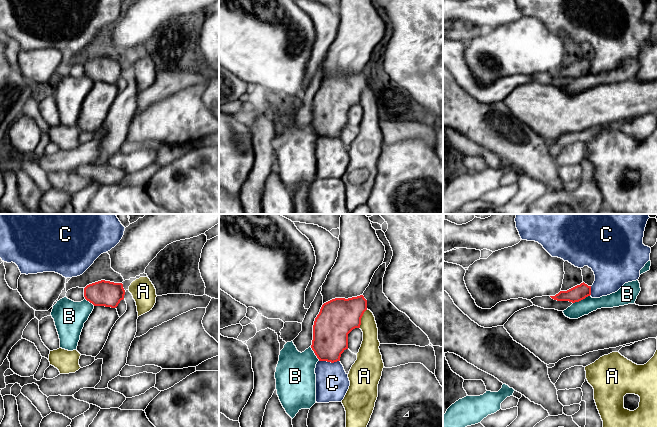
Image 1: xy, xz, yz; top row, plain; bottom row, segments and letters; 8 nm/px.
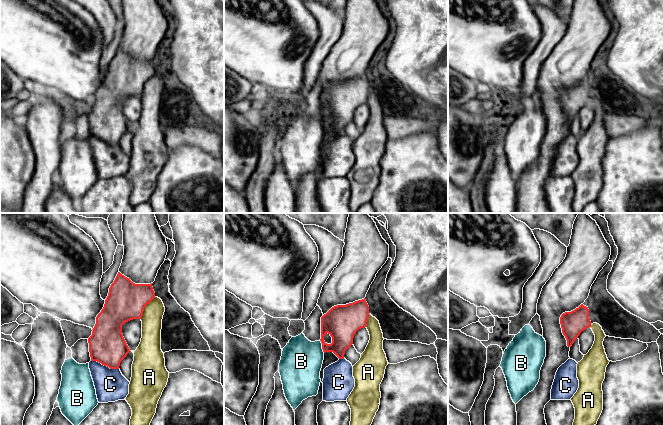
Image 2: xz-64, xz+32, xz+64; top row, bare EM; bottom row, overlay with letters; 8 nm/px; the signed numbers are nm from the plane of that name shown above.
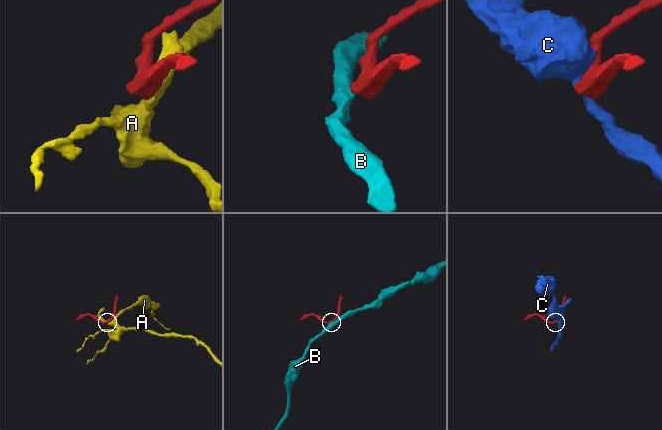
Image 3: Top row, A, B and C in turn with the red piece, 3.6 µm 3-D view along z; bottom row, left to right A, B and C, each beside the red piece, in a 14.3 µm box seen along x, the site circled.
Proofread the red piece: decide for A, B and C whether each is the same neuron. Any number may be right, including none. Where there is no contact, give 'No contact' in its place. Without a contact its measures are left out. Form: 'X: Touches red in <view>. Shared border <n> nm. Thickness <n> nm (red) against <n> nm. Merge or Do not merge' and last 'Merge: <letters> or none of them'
A: Touches red in xz. Shared border 170 nm. Thickness 300 nm (red) against 140 nm. Do not merge
B: Touches red in yz. Shared border 150 nm. Thickness 120 nm (red) against 130 nm. Do not merge
C: Touches red in xz. Shared border 170 nm. Thickness 280 nm (red) against 280 nm. Do not merge
Merge: none of them

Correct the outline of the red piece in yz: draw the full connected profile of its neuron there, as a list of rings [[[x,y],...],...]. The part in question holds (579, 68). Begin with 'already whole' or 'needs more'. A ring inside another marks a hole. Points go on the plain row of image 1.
already whole; [[[584,58],[577,61],[567,67],[560,67],[555,72],[550,72],[557,77],[569,77],[572,79],[579,78],[591,71],[591,62],[588,62]]]

